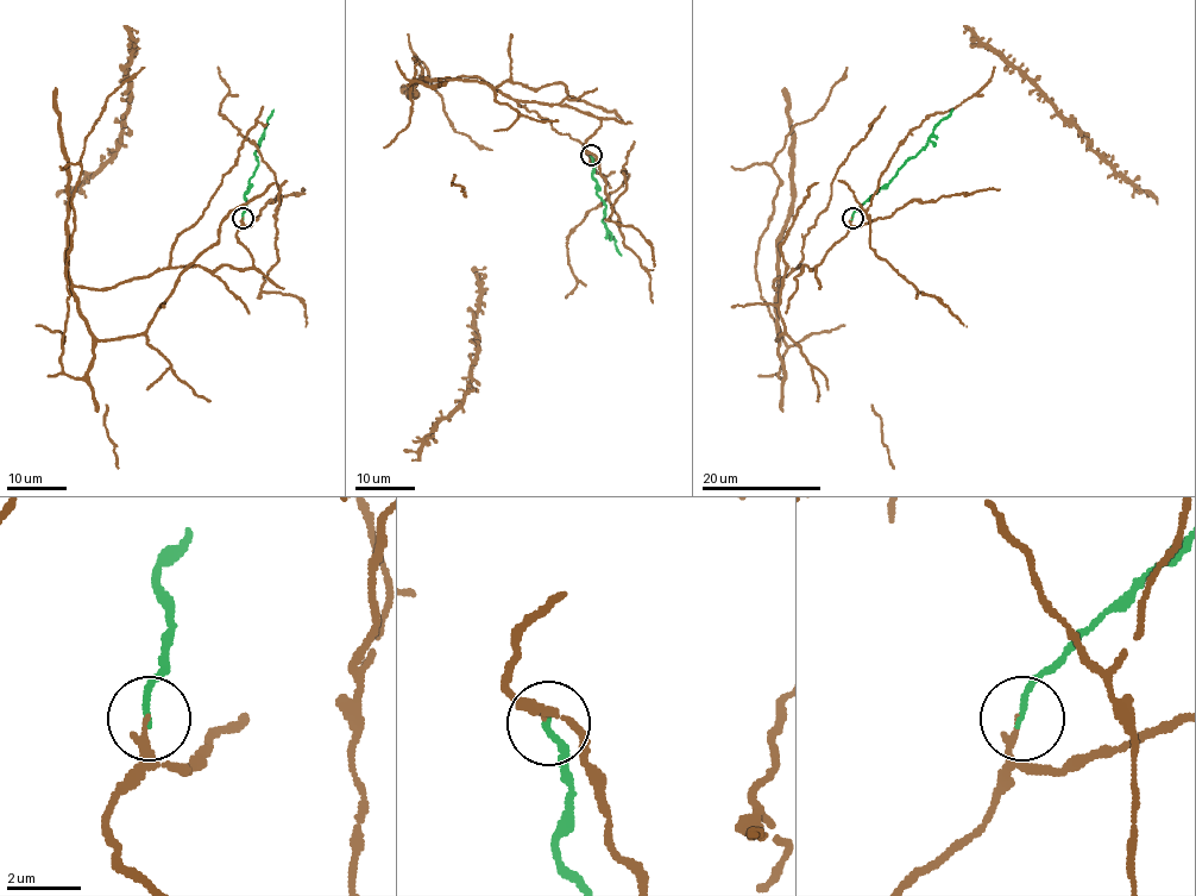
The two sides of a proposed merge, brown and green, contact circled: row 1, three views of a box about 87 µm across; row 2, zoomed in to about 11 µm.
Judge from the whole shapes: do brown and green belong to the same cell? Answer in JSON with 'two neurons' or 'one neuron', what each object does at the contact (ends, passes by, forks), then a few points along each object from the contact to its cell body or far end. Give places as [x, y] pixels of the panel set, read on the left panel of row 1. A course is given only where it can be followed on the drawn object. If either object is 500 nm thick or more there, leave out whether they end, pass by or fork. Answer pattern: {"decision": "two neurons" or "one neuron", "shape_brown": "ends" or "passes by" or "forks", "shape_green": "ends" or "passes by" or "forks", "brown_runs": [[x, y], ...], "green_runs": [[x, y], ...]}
{"decision": "one neuron", "shape_brown": "ends", "shape_green": "ends", "brown_runs": [[243, 218], [247, 269], [165, 268], [74, 287], [94, 357], [83, 376], [64, 373], [83, 139], [145, 67]], "green_runs": [[243, 218], [244, 194], [257, 165], [255, 151], [274, 110]]}

